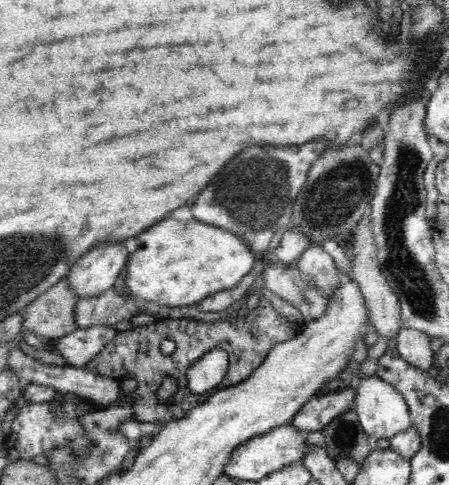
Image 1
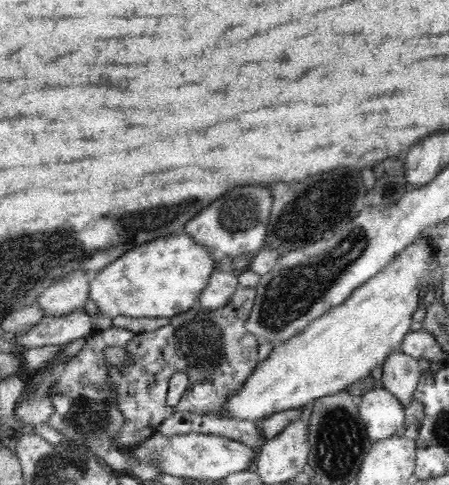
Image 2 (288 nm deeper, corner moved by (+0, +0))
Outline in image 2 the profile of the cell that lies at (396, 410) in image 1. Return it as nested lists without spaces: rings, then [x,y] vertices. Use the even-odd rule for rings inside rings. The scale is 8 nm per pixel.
[[[384,388],[370,390],[358,398],[358,410],[372,442],[396,436],[398,428],[406,422],[406,408],[398,396],[392,396]]]

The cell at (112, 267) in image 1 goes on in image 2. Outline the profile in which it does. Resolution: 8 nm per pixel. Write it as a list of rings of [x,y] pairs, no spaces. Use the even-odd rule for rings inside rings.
[[[84,268],[74,270],[66,274],[66,278],[62,278],[58,284],[44,290],[36,302],[46,310],[48,316],[70,314],[80,308],[92,306],[90,282],[94,280],[96,274],[98,272],[90,272]]]

